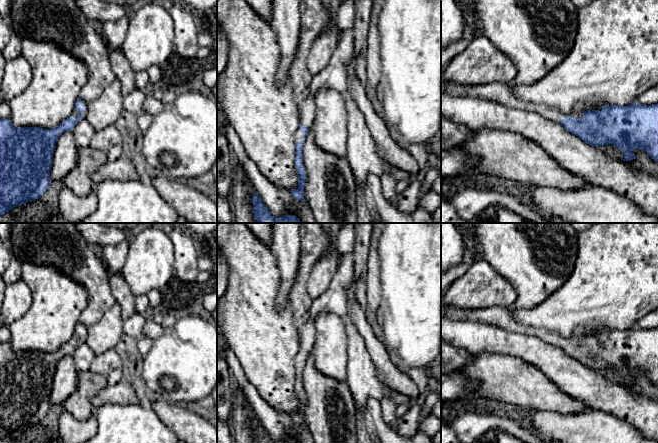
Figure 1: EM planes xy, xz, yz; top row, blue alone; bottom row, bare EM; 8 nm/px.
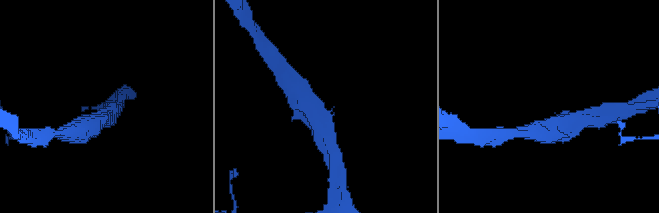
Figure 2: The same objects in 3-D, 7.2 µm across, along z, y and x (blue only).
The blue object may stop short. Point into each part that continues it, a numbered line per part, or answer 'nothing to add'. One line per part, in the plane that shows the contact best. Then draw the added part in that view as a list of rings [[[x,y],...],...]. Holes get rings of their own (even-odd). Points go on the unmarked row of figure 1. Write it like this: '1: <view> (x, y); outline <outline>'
1: yz (578, 337); outline [[[576,331],[575,336],[570,339],[573,342],[579,342],[580,344],[582,344],[583,342],[583,332],[582,331]]]

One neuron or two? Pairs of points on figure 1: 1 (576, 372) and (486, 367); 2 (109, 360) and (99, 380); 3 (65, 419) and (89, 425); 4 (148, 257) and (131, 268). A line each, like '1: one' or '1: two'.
1: two
2: two
3: one
4: one

